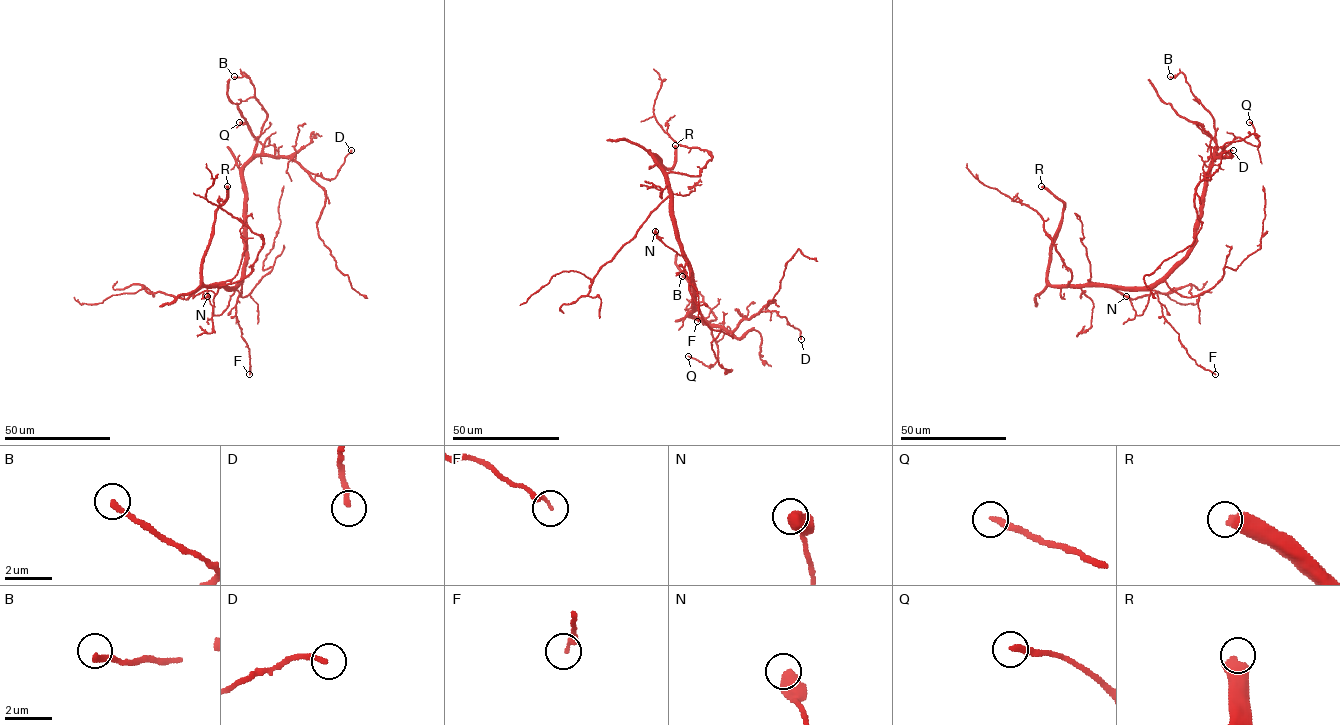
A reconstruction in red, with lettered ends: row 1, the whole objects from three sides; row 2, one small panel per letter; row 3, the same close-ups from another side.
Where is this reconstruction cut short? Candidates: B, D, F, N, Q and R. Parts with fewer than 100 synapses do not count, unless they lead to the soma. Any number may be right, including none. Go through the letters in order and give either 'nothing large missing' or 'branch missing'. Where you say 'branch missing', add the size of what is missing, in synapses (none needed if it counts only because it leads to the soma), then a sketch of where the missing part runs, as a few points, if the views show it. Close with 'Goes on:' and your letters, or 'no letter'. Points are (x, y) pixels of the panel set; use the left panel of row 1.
B: nothing large missing
D: nothing large missing
F: nothing large missing
N: nothing large missing
Q: nothing large missing
R: branch missing; about 1500 synapses
Goes on: R

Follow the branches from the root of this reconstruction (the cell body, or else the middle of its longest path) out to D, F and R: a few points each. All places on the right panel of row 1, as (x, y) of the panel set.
D: (1188, 253), (1209, 166), (1224, 156), (1205, 173), (1210, 179), (1222, 154), (1233, 150)
F: (1188, 253), (1151, 289), (1157, 293), (1162, 316), (1178, 334), (1187, 354), (1198, 365), (1215, 374)
R: (1188, 253), (1147, 286), (1052, 286), (1047, 281), (1047, 268), (1063, 203), (1041, 186)

